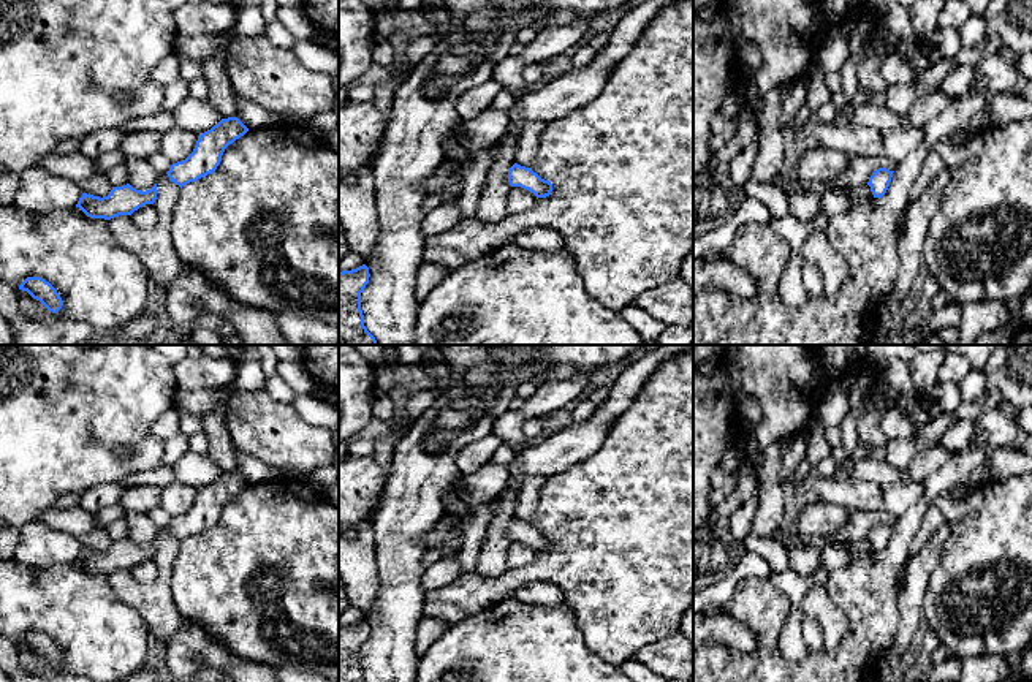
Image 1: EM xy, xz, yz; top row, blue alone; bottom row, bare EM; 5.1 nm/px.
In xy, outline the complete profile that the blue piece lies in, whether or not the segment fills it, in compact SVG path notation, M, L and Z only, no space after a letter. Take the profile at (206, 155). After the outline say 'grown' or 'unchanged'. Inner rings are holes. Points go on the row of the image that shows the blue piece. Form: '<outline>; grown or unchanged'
M222 119L211 130L198 136L193 152L182 161L173 163L166 172L180 188L214 172L222 161L225 149L244 136L249 128L237 119Z; unchanged

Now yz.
M878 168L877 171L872 172L867 185L871 187L874 198L882 198L886 193L893 172L894 171L890 171L886 168Z; unchanged

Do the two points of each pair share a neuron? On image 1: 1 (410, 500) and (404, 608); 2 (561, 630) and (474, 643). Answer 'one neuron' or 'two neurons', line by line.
1: one neuron
2: one neuron

